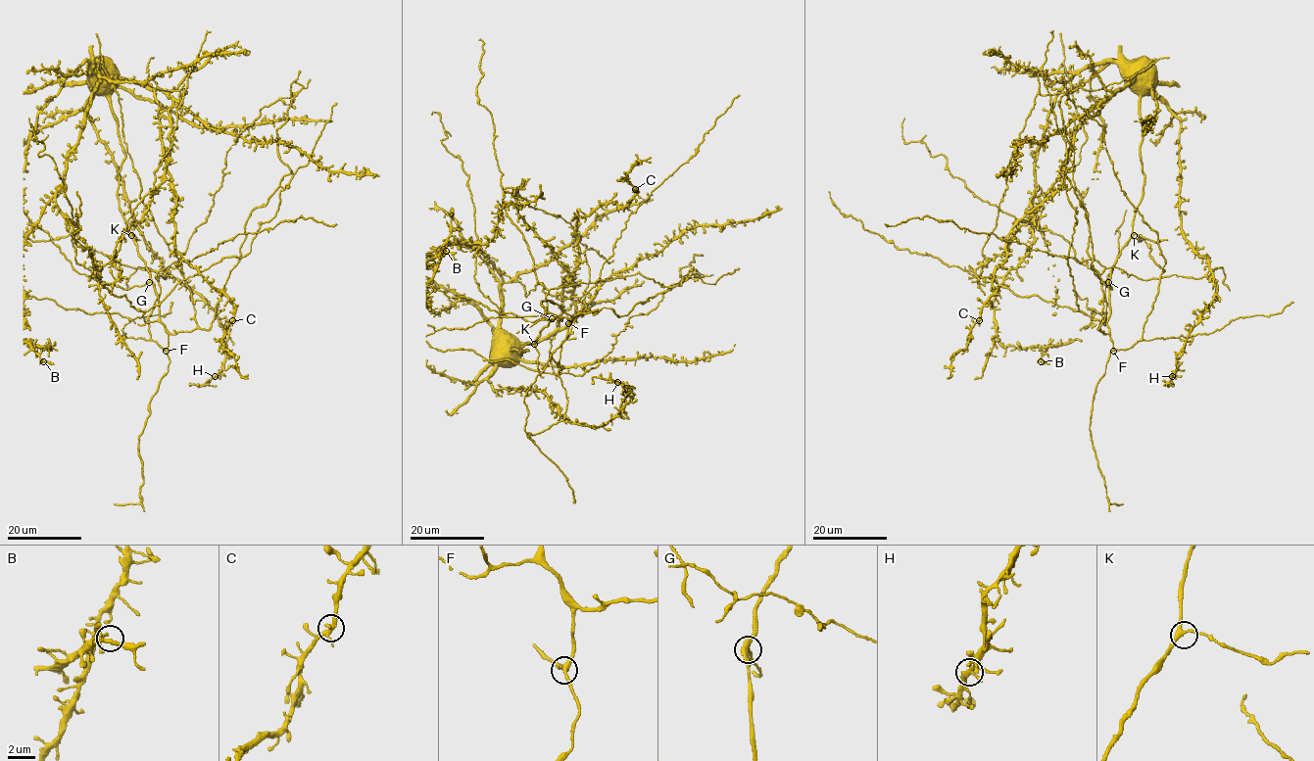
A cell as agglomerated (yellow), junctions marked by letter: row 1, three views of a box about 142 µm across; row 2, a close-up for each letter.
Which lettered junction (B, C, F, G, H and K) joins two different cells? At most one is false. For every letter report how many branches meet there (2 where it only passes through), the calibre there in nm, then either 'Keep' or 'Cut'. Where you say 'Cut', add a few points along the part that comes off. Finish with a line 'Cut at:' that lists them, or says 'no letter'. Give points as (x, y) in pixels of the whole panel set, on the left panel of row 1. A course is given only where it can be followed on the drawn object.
B: Branches: 3. Thickness 280 nm. Keep
C: Branches: 3. Thickness 300 nm. Keep
F: Branches: 3. Thickness 280 nm. Keep
G: Branches: 3. Thickness 260 nm. Keep
H: Branches: 3. Thickness 300 nm. Keep
K: Branches: 3. Thickness 320 nm. Keep
Cut at: no letter

